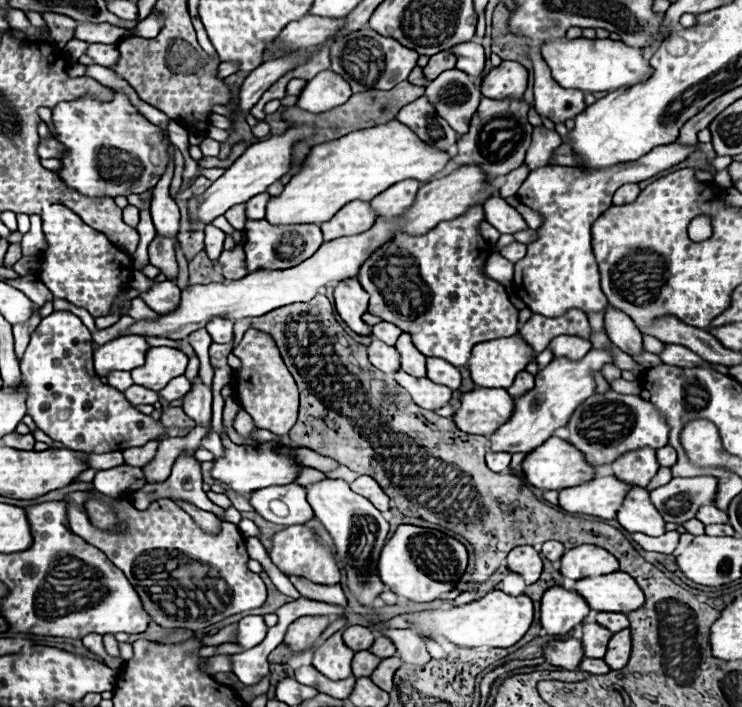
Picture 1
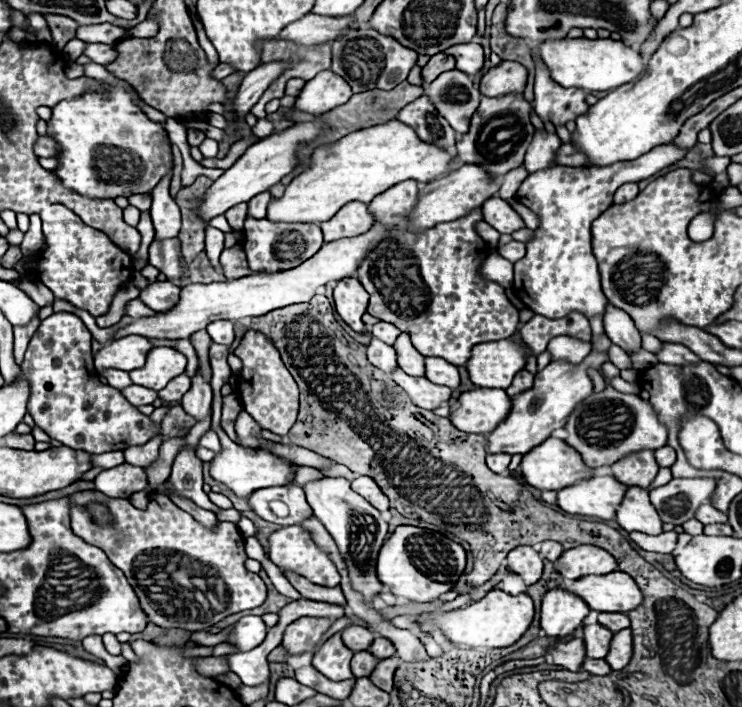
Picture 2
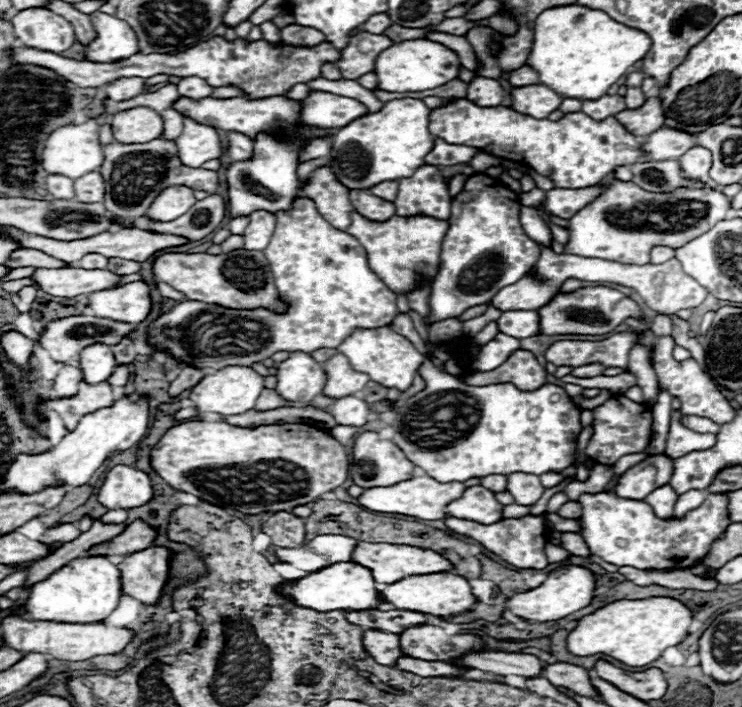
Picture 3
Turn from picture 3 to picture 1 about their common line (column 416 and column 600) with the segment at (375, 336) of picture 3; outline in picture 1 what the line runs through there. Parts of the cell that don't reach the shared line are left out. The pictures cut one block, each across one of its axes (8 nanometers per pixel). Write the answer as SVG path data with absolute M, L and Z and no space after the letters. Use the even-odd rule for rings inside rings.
M610 348L606 350L590 350L582 360L572 362L568 358L552 360L544 370L536 374L536 384L526 394L514 398L514 412L492 436L490 436L490 450L492 452L530 452L536 446L540 446L544 440L548 440L554 430L568 424L568 418L584 402L584 398L590 398L594 394L594 378L592 372L600 372L604 364L612 362Z

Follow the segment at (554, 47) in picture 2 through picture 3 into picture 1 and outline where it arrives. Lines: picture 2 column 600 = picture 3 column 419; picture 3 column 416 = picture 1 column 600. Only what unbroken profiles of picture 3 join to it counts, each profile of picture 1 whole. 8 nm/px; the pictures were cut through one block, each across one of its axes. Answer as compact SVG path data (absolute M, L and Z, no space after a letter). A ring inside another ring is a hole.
M574 38L574 40L556 40L546 42L540 46L540 54L544 62L552 70L552 78L562 88L580 88L584 92L610 92L620 86L636 84L650 74L648 62L642 58L642 50L624 46L616 40L586 40L586 38Z

